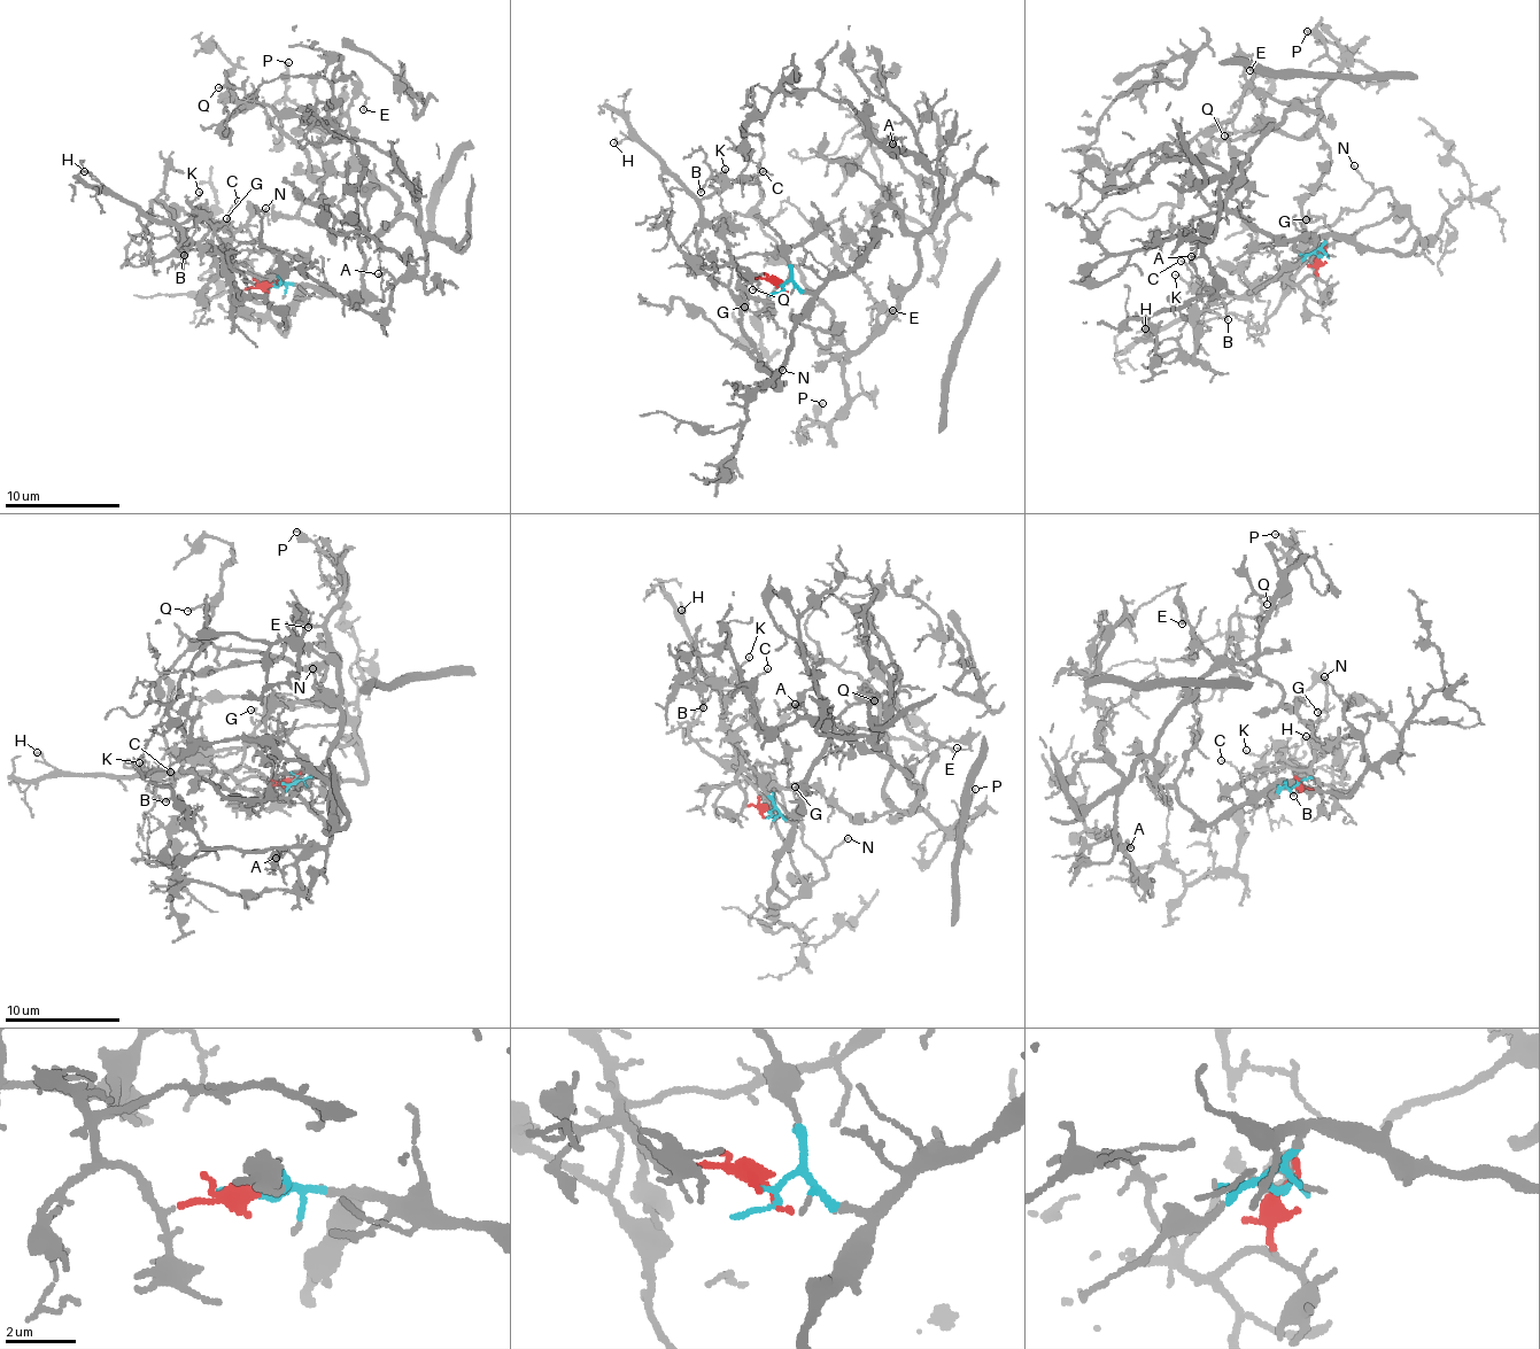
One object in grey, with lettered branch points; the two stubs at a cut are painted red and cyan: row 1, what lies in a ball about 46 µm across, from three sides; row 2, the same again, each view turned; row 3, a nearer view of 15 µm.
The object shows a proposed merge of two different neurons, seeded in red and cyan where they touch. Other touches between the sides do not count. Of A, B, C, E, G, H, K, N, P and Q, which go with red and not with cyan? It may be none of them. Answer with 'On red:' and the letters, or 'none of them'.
On red: B, C, G, H, K

